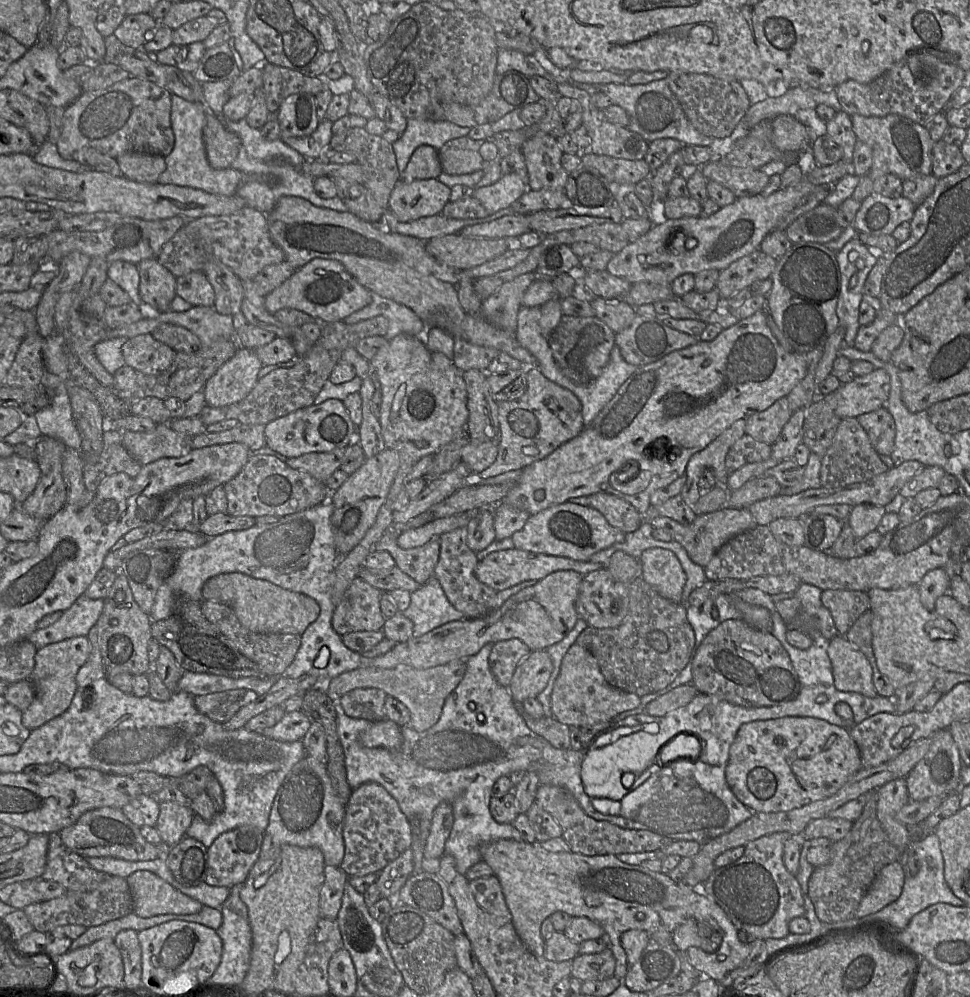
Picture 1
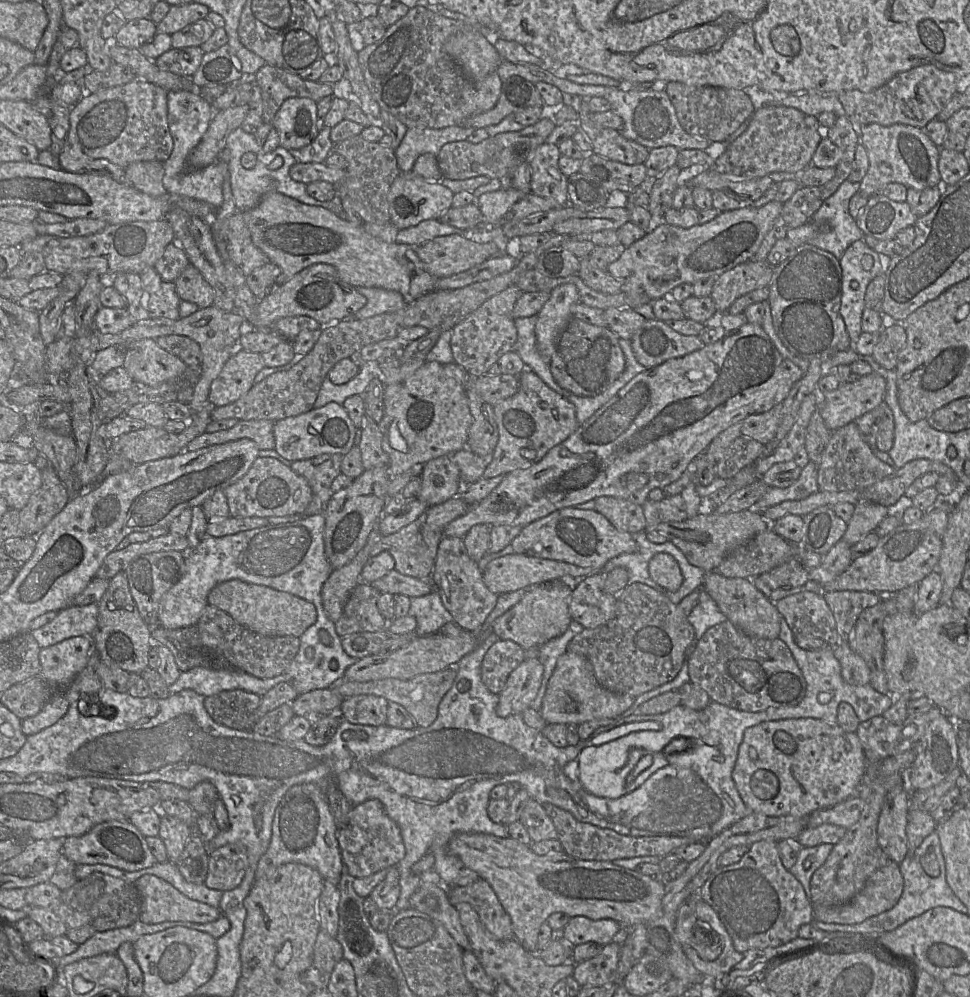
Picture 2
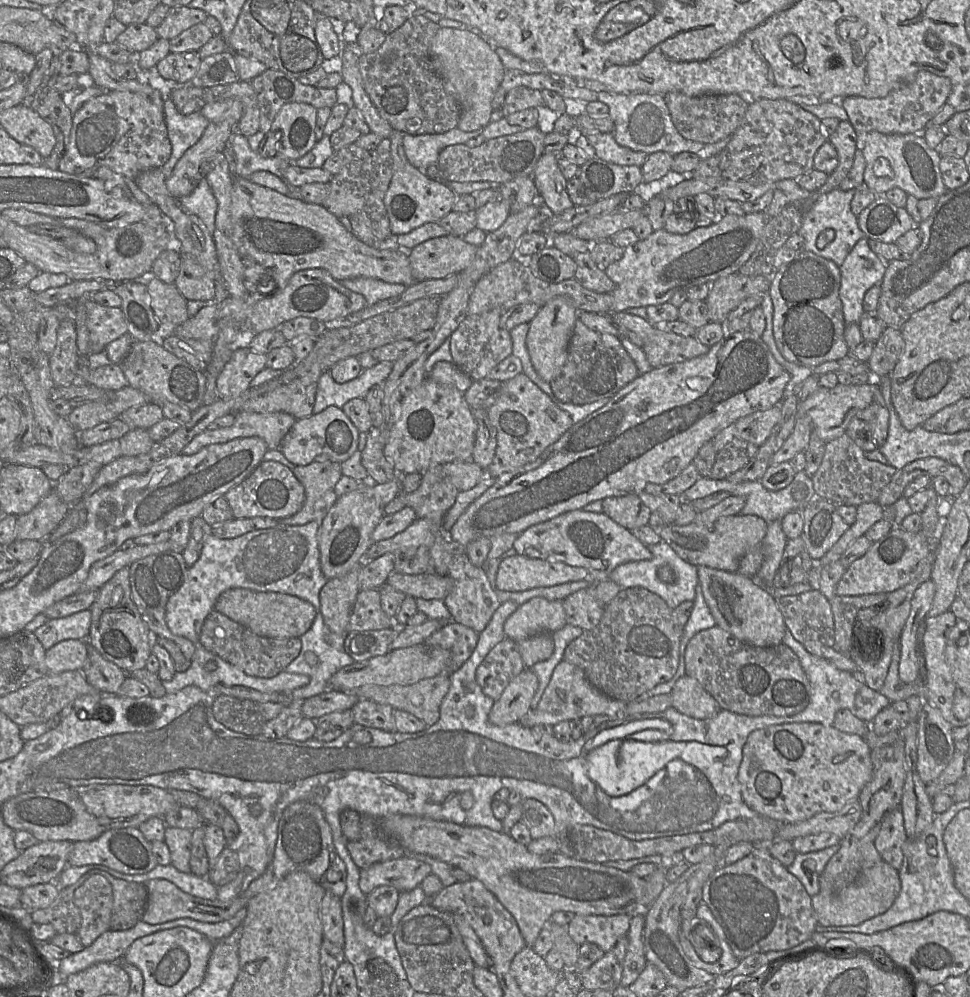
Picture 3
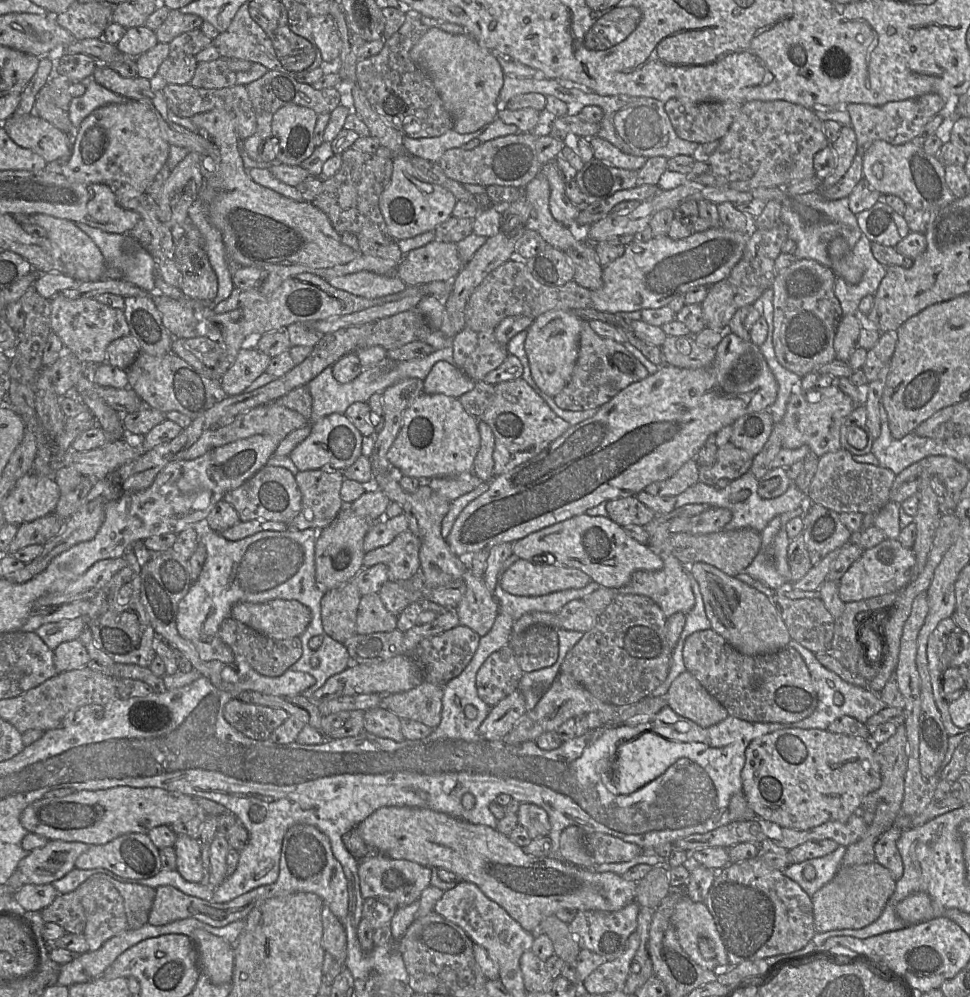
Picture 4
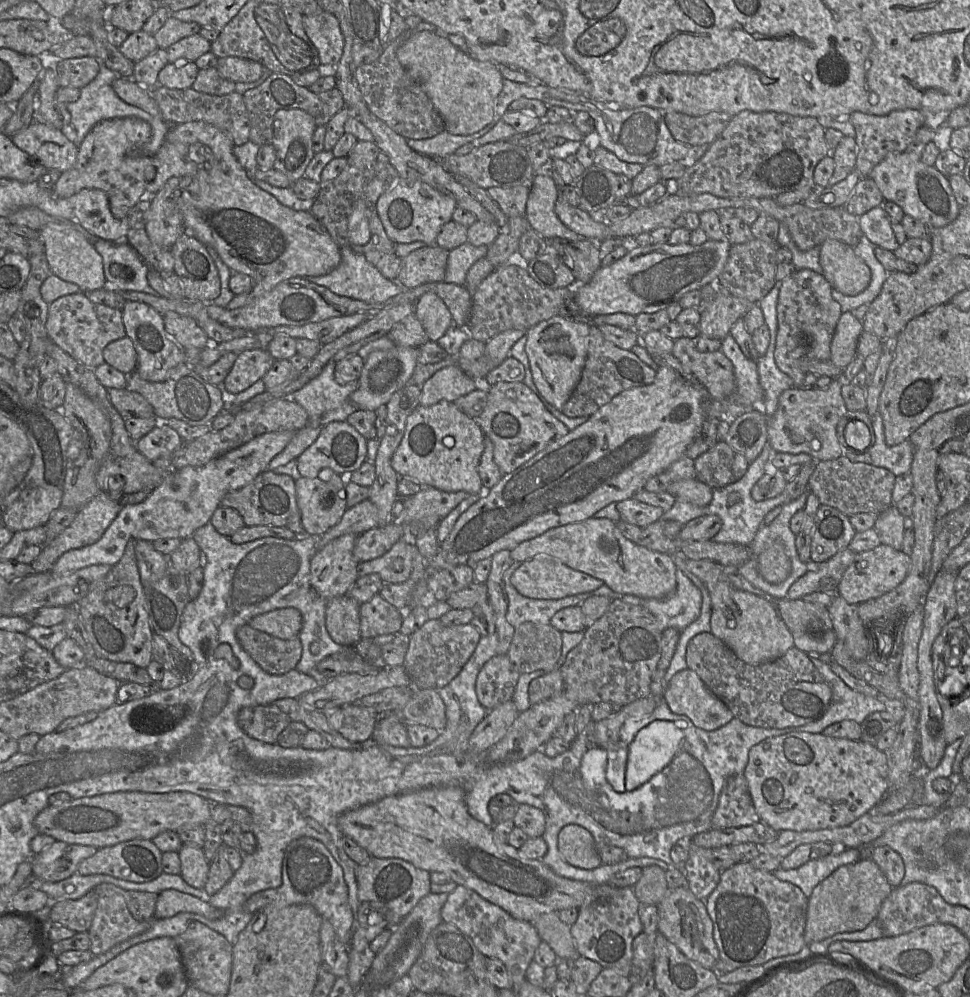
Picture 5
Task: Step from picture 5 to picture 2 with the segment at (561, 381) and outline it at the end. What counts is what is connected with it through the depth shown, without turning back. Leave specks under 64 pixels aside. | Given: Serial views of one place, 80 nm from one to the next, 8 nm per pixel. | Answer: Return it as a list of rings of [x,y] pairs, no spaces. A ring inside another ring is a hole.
[[[565,283],[551,291],[548,301],[537,314],[535,334],[537,348],[546,361],[551,361],[561,334],[569,324],[571,307],[579,302],[579,293],[573,283]]]

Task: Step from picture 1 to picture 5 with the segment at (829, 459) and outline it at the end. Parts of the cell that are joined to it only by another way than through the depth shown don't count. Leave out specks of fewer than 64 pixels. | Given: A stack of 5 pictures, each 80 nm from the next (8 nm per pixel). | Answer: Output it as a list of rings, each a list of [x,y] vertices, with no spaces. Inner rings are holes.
[[[844,454],[834,460],[815,461],[815,470],[809,480],[809,491],[819,500],[821,505],[833,507],[850,517],[858,513],[879,515],[892,504],[892,491],[896,476],[886,468],[866,463],[851,462]]]

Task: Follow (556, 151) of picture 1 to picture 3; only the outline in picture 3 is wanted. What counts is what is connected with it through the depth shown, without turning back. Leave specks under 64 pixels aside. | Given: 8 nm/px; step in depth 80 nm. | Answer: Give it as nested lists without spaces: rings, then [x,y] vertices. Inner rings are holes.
[[[543,153],[532,174],[538,191],[538,199],[549,207],[553,214],[559,214],[574,206],[566,189],[566,179],[559,169],[557,158],[560,154]]]

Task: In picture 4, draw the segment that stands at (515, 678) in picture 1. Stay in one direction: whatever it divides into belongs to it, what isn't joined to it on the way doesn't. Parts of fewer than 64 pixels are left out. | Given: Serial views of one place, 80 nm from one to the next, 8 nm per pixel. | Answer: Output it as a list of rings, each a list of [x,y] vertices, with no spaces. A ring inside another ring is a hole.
[[[516,689],[490,709],[478,733],[485,740],[502,740],[526,712],[525,698]]]

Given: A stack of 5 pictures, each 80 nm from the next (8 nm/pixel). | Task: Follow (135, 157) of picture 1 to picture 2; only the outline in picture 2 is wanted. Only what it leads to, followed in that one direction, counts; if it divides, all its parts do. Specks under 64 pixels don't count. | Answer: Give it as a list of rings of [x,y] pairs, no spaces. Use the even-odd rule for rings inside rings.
[[[137,161],[127,165],[124,170],[132,186],[137,190],[152,197],[168,193],[163,185],[163,162]]]

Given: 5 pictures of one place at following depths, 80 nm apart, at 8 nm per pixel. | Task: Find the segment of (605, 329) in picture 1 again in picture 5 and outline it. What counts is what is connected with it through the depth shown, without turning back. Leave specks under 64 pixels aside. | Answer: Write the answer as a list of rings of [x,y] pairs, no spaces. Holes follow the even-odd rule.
[[[591,325],[588,354],[581,379],[563,406],[562,412],[570,418],[590,417],[621,392],[652,384],[656,374],[657,371],[644,363],[631,350],[622,349],[606,340],[599,327]]]

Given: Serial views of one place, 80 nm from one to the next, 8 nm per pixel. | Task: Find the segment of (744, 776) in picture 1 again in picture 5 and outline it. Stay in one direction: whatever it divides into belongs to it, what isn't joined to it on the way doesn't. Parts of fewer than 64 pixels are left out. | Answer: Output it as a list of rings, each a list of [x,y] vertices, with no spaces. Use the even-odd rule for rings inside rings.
[[[791,732],[759,742],[749,751],[743,775],[760,822],[778,833],[783,830],[802,832],[848,826],[873,810],[889,792],[885,752],[862,740],[834,738],[823,733]]]

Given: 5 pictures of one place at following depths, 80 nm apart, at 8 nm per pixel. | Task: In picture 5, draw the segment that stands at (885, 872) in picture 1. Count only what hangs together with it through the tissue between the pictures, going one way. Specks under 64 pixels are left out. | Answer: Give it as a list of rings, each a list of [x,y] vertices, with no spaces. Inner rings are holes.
[[[861,859],[839,867],[815,886],[809,897],[804,929],[806,945],[837,933],[865,929],[877,917],[881,904],[892,890],[893,887],[872,859]]]

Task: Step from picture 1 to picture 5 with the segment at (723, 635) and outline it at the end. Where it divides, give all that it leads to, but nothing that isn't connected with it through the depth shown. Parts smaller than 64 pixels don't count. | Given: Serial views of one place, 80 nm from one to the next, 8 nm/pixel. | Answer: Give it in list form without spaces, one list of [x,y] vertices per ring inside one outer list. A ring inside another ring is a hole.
[[[711,632],[700,633],[694,636],[687,645],[686,663],[687,668],[694,671],[699,676],[711,693],[719,698],[730,709],[733,716],[749,726],[778,729],[802,726],[820,719],[826,713],[832,700],[832,690],[812,663],[809,654],[797,649],[795,646],[787,650],[785,654],[773,661],[759,665],[750,665],[739,659],[737,655],[722,640],[714,636]]]

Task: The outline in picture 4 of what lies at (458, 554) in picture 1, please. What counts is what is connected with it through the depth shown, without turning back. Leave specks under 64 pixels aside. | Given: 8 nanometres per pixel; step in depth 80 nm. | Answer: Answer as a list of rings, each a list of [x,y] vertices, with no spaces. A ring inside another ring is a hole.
[[[469,567],[462,580],[465,592],[453,610],[458,616],[459,625],[469,627],[482,637],[489,632],[499,613],[498,602],[488,590],[484,578],[474,575]]]

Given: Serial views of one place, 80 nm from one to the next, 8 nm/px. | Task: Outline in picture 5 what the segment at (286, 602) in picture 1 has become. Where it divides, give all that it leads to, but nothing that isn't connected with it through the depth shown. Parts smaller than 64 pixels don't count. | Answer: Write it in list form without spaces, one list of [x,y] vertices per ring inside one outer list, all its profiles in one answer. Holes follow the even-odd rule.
[[[279,608],[253,617],[248,625],[276,638],[293,639],[301,630],[302,615],[296,608]]]

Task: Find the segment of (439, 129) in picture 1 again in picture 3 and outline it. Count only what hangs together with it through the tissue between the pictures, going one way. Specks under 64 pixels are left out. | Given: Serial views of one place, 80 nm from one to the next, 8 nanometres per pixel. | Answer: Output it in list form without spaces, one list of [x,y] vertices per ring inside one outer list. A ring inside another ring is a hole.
[[[455,127],[445,133],[411,135],[404,134],[402,145],[409,163],[426,175],[430,165],[437,165],[440,152],[450,145],[465,144],[483,133],[482,129],[464,132]]]

